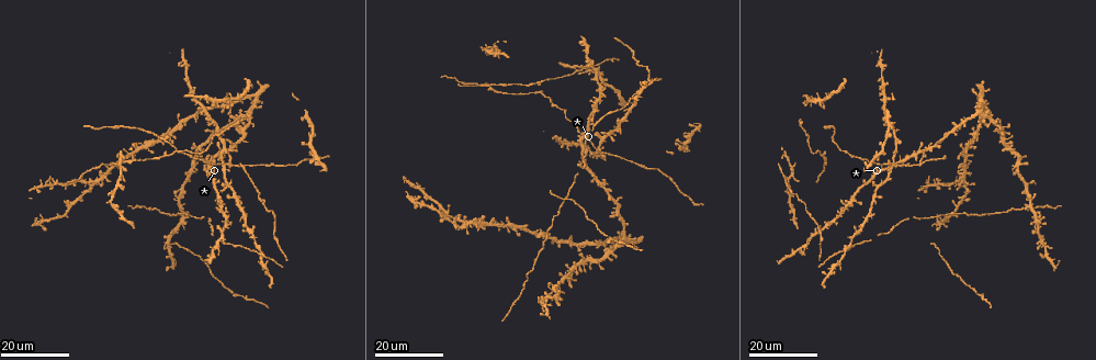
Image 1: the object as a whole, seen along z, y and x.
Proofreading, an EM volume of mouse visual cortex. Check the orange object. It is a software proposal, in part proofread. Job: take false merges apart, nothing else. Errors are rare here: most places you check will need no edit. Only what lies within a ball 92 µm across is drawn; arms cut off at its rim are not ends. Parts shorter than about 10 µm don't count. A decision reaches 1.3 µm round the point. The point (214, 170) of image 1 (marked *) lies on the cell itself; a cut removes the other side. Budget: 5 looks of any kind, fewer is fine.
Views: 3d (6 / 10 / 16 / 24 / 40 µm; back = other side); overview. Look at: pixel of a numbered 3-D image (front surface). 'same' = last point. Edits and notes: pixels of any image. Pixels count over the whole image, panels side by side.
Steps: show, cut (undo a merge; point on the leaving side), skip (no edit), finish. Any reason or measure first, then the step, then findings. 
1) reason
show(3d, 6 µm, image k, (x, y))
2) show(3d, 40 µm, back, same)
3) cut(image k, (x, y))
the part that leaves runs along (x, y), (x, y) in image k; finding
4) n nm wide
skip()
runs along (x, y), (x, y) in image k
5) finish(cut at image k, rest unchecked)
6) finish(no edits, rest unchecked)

branch point
show(3d, 24 µm, image 1, (880, 164))

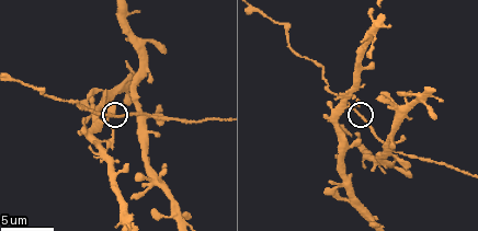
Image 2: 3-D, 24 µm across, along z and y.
show(3d, 10 µm, image 2, (356, 110))

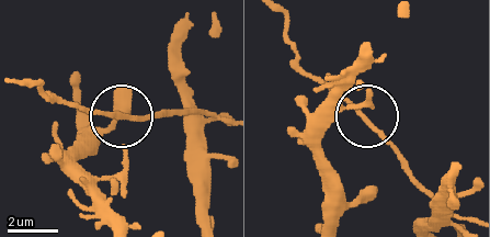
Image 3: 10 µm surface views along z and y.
skip()
runs along (126, 159), (115, 117), (78, 106) in image 3; continuous, no second cell

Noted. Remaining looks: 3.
four or more arms meet
show(3d, 10 µm, image 2, (383, 154))

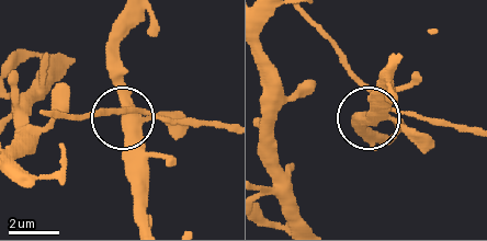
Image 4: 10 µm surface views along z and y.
4 arms
skip()
all the same cell

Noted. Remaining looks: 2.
show(3d, 24 µm, image 1, (540, 79))

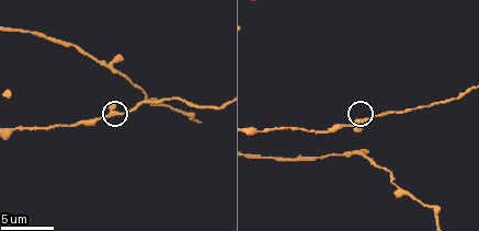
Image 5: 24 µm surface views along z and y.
closer look
show(3d, 6 µm, image 5, (114, 114))

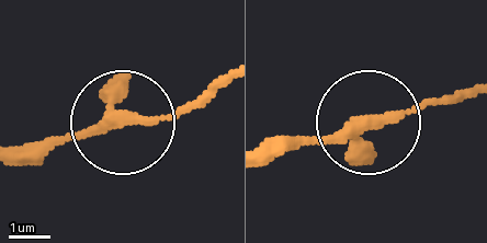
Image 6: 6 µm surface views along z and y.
250 nm wide
skip()
continuous, no second cell

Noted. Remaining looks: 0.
finish(no edits, rest unchecked)

